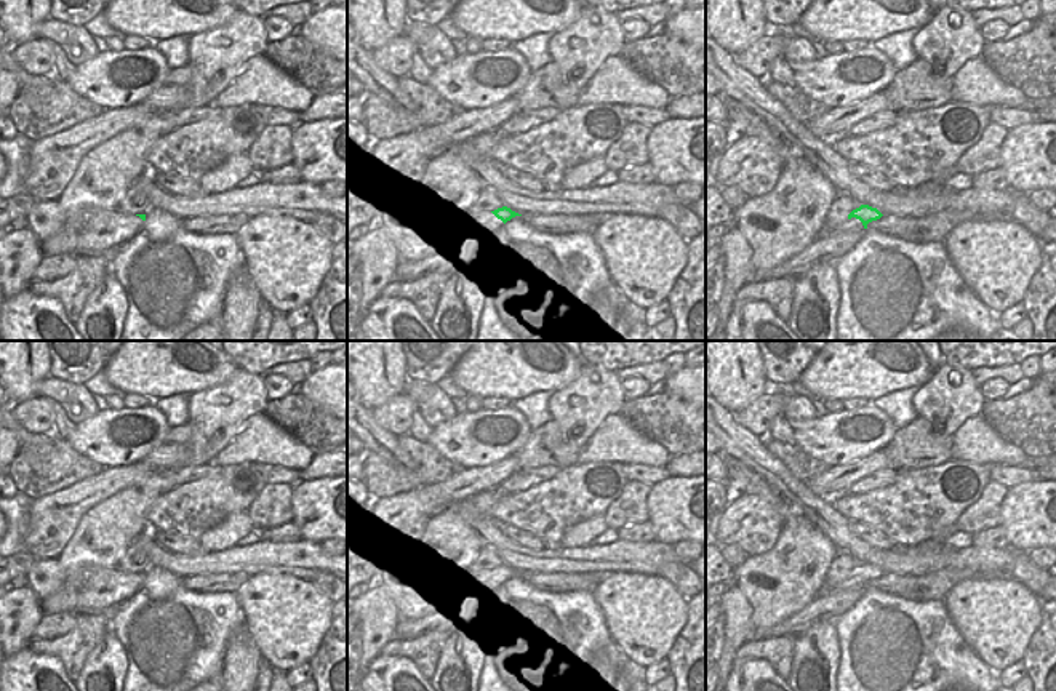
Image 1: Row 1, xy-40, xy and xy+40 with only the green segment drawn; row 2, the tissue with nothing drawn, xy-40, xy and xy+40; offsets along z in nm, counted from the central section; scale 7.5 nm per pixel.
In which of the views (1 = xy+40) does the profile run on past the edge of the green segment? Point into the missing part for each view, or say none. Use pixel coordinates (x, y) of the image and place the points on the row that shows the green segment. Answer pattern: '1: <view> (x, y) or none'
1: xy+40 (853, 223)

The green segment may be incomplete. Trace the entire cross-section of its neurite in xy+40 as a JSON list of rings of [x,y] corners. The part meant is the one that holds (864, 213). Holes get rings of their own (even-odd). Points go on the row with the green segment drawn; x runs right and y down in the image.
[[[861,205],[848,214],[848,219],[842,222],[840,227],[832,230],[846,230],[846,229],[867,229],[867,224],[880,219],[883,214],[869,205]]]

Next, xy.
[[[507,206],[498,208],[488,214],[469,213],[451,229],[451,246],[462,242],[493,240],[507,221],[522,216]]]

